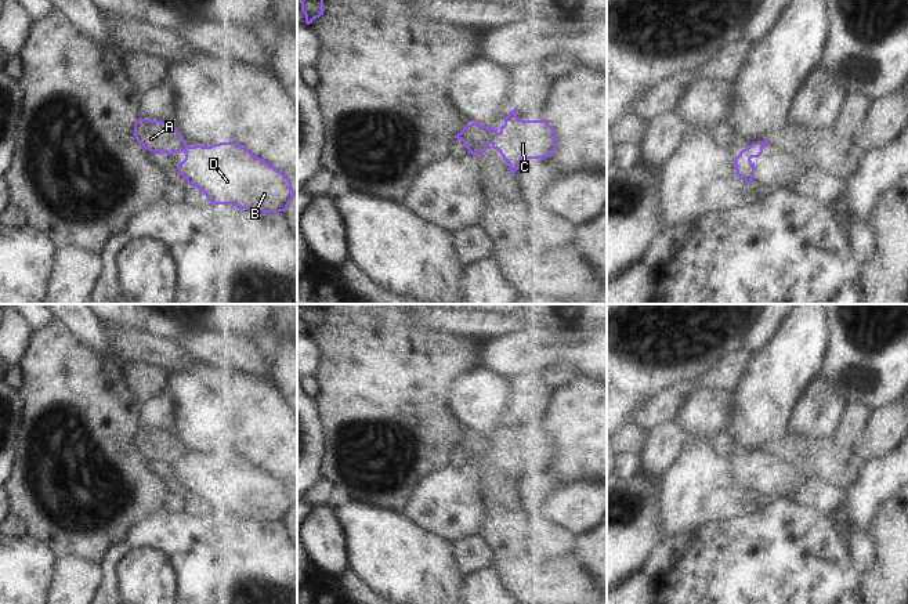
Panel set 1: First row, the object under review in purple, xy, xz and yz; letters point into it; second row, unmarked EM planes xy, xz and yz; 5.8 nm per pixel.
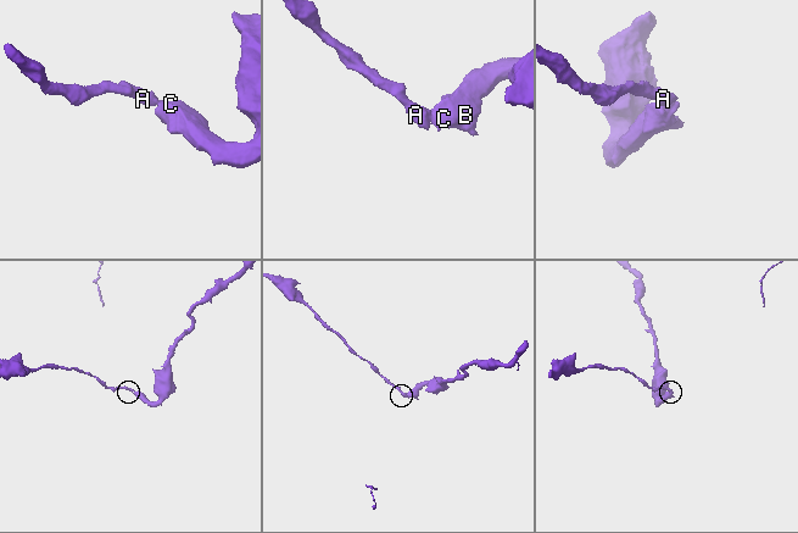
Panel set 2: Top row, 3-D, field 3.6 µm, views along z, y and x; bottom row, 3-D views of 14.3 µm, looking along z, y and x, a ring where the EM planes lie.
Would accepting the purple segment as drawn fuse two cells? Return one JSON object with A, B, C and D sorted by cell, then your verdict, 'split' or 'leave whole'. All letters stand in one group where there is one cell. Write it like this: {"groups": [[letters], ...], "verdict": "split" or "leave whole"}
{"groups": [["A"], ["B", "C", "D"]], "verdict": "split"}

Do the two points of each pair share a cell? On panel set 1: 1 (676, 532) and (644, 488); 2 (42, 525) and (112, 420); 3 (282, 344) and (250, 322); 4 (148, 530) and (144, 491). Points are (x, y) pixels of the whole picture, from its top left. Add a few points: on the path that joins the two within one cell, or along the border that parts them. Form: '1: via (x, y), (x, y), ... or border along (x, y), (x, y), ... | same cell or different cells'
1: border along (658, 480), (659, 536), (662, 539) | different cells
2: via (49, 495), (73, 488), (76, 456), (82, 451) | same cell
3: border along (271, 322), (254, 340) | different cells
4: border along (169, 502), (144, 516), (123, 536) | different cells

